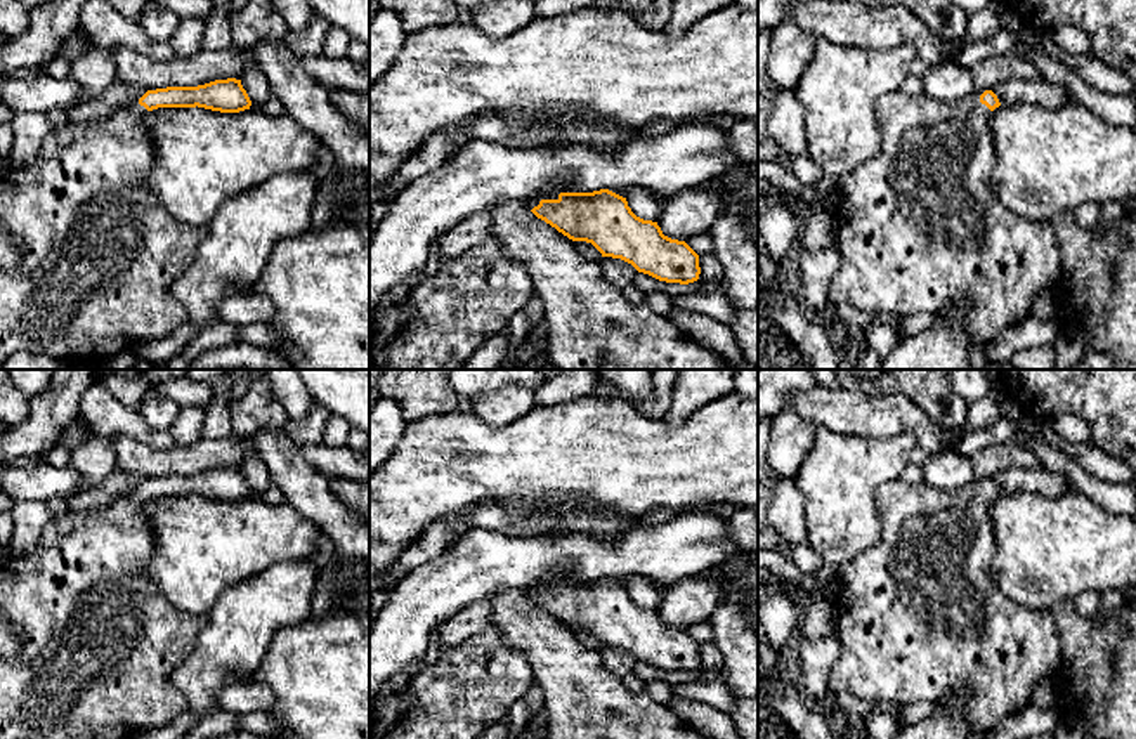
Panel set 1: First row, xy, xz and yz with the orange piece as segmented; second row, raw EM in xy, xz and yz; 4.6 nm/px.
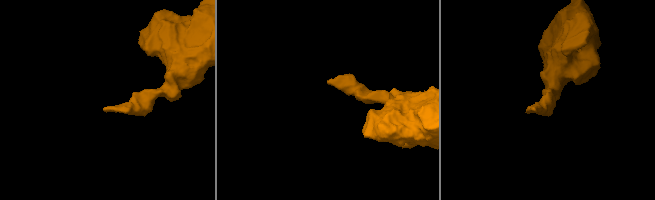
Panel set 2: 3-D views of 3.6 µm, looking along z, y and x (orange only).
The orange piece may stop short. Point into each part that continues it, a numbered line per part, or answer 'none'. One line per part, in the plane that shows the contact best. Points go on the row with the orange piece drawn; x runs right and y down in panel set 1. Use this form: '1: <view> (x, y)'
1: yz (920, 229)

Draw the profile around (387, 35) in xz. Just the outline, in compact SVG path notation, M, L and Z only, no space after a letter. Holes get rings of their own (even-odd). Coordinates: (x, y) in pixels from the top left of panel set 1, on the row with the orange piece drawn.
M380 7L369 21L369 83L390 68L406 36L401 17Z

